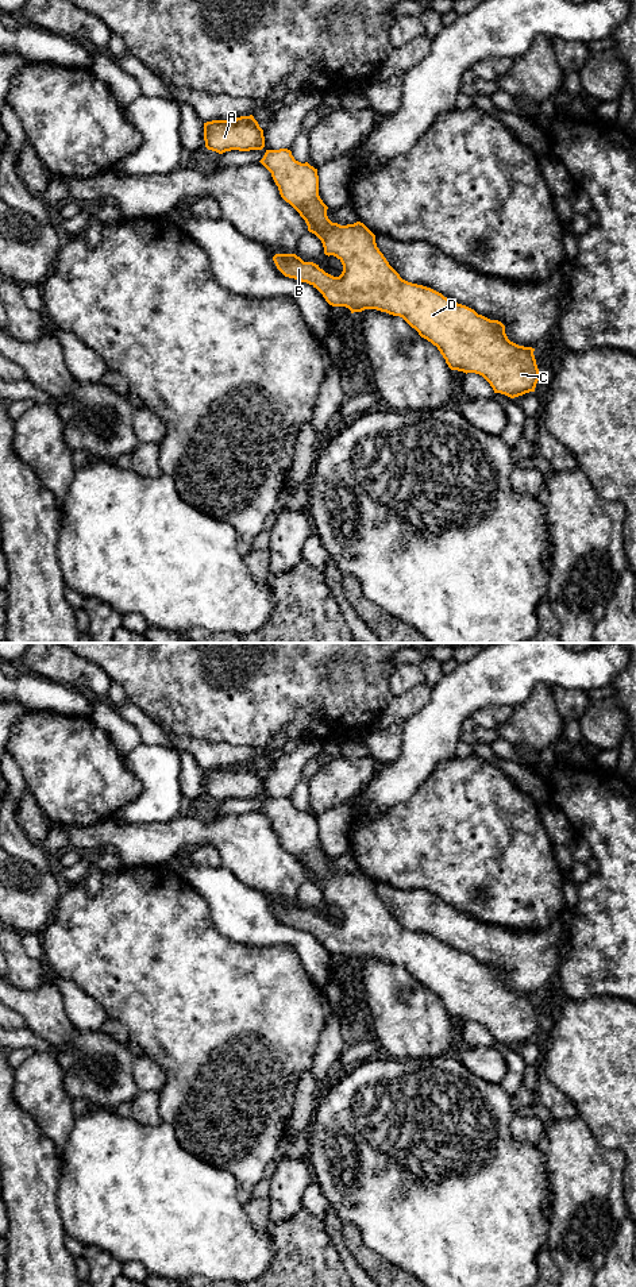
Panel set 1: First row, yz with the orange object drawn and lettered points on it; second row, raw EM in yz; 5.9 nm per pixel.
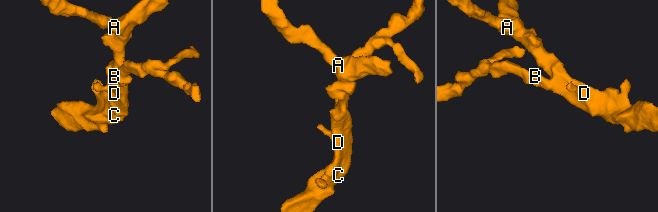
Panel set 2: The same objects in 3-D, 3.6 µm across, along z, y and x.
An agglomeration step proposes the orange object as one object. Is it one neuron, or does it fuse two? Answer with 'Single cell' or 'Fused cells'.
Single cell

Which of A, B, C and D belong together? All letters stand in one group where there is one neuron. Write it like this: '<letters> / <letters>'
A B C D

